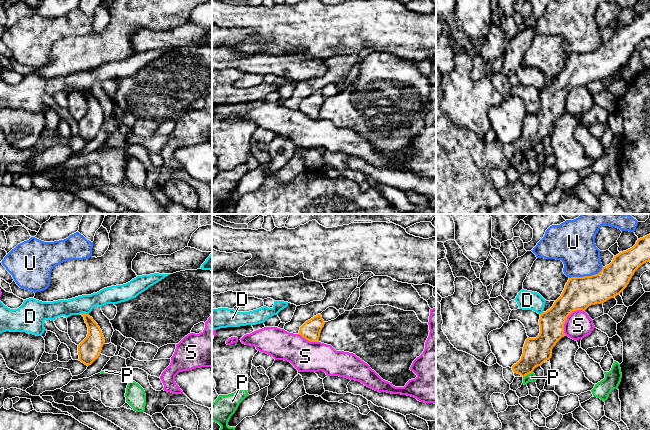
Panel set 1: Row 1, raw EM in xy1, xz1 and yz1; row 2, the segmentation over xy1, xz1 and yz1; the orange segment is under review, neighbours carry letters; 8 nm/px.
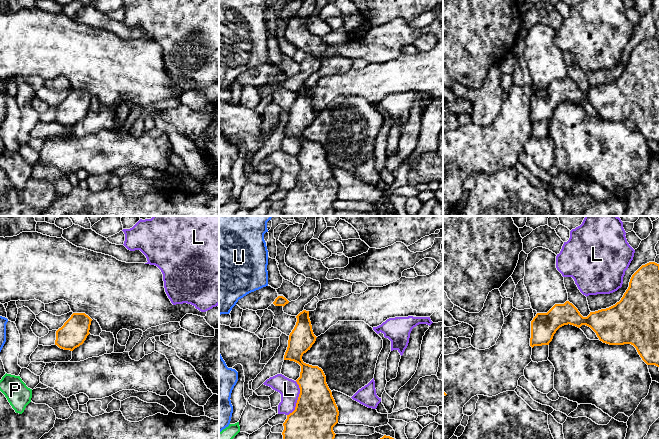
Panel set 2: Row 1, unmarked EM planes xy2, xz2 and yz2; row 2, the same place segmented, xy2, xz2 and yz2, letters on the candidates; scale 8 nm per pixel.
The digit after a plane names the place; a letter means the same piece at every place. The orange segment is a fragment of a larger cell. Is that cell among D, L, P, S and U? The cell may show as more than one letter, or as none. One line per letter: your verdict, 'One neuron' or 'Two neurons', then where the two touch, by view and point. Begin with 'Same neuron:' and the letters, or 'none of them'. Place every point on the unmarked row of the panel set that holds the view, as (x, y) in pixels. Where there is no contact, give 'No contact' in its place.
Same neuron: none of them
D: Two neurons. Touches orange at xy1 (84, 89)
L: Two neurons. Touches orange at xz2 (298, 175)
P: Two neurons. Touches orange at yz1 (527, 150)
S: Two neurons. Touches orange at yz1 (567, 92)
U: Two neurons. Touches orange at yz1 (586, 52)

